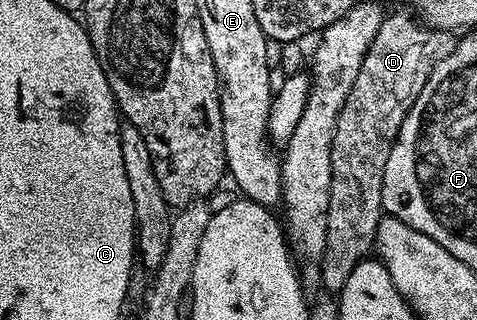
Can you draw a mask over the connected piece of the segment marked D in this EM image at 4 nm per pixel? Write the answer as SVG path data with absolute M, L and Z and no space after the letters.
M406 18L391 19L385 23L385 27L379 27L379 33L375 33L375 37L371 41L371 45L367 49L363 57L363 63L359 65L359 75L355 77L355 85L351 85L351 93L347 93L347 101L341 107L341 112L337 118L335 125L335 133L333 134L333 144L331 145L331 169L333 176L331 177L331 193L329 194L329 208L327 209L327 233L325 234L325 253L323 256L323 264L325 268L322 269L321 275L325 278L327 286L333 290L333 293L340 291L344 285L345 278L361 256L366 254L367 247L372 248L375 243L375 236L377 234L377 224L383 218L383 208L381 206L381 171L385 168L385 162L389 156L391 149L391 137L393 132L397 130L397 123L402 123L405 120L405 115L412 108L414 101L416 101L417 94L423 89L423 85L427 81L427 77L433 72L434 65L437 64L438 59L452 53L457 48L459 42L458 36L451 31L434 31L432 29L420 29L412 26L413 23Z

